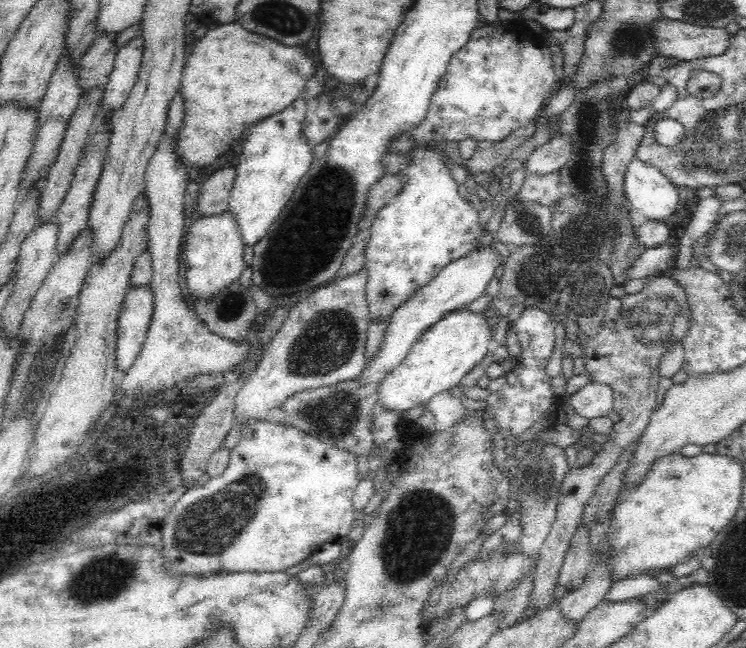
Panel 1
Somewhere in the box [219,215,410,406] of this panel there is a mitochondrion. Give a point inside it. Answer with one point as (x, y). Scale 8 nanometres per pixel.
(327, 341)

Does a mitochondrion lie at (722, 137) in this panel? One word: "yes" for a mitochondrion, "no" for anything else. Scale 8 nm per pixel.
yes

